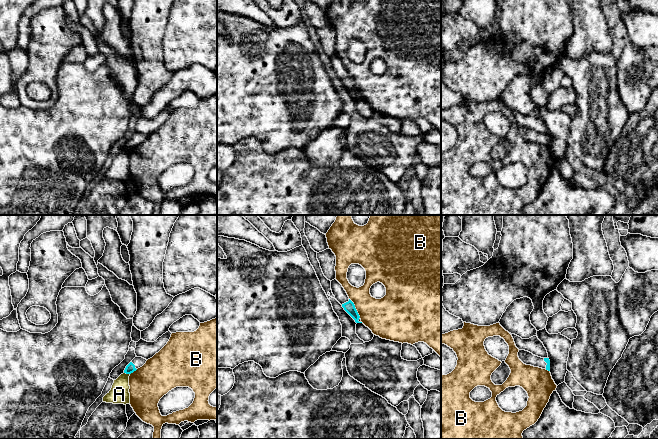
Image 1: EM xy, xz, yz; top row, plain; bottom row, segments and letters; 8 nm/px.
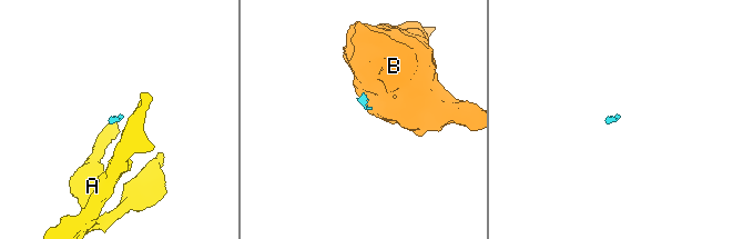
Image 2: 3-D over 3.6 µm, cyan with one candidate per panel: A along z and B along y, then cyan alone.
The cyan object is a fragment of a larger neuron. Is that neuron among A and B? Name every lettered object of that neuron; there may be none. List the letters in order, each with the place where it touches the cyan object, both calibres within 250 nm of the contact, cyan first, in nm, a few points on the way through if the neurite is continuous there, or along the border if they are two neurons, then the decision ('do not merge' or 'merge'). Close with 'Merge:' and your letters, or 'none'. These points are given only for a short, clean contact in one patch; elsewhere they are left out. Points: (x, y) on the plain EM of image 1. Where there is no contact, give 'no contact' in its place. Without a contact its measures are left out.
A: meets cyan in xy at (127, 149); 80 nm thick on the cyan side, 160 nm on the other; border along xy (124, 148), (129, 150); do not merge
B: meets cyan in xz at (355, 84); 90 nm thick on the cyan side, 300 nm on the other; border along xz (349, 74), (360, 93); do not merge
Merge: none

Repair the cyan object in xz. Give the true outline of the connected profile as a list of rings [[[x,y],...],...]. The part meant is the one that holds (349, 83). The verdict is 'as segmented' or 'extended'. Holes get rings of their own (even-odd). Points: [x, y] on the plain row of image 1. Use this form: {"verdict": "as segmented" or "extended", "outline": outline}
{"verdict": "extended", "outline": [[[336,55],[331,57],[331,66],[335,75],[342,81],[344,86],[355,96],[355,98],[362,99],[354,79],[349,75],[346,67]]]}

